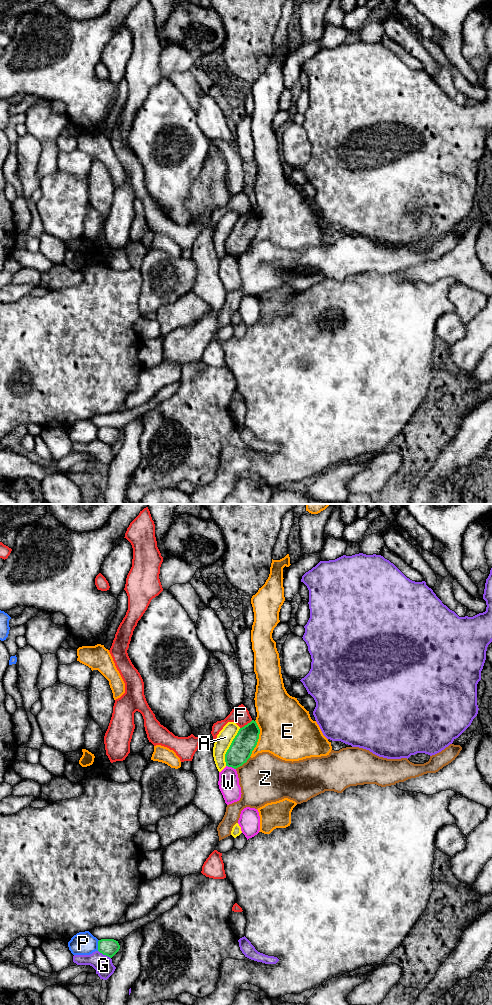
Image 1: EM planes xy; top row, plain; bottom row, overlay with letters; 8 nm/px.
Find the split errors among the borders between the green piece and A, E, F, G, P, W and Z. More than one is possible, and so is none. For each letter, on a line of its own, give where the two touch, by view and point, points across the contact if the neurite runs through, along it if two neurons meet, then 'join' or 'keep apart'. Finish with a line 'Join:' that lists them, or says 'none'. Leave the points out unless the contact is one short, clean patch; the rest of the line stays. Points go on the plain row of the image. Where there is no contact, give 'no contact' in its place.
A: meets green in xy at (229, 235); keep apart
E: meets green in xy at (258, 226); keep apart
F: meets green in xy at (247, 212); keep apart
G: meets green in xy at (104, 442); keep apart
P: meets green in xy at (98, 433); keep apart
W: meets green in xy at (231, 254); border along xy (226, 253), (235, 257); keep apart
Z: meets green in xy at (242, 252); keep apart
Join: none

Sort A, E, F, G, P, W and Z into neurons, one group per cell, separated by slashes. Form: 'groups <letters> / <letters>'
groups A / E / F / G / P / W / Z

